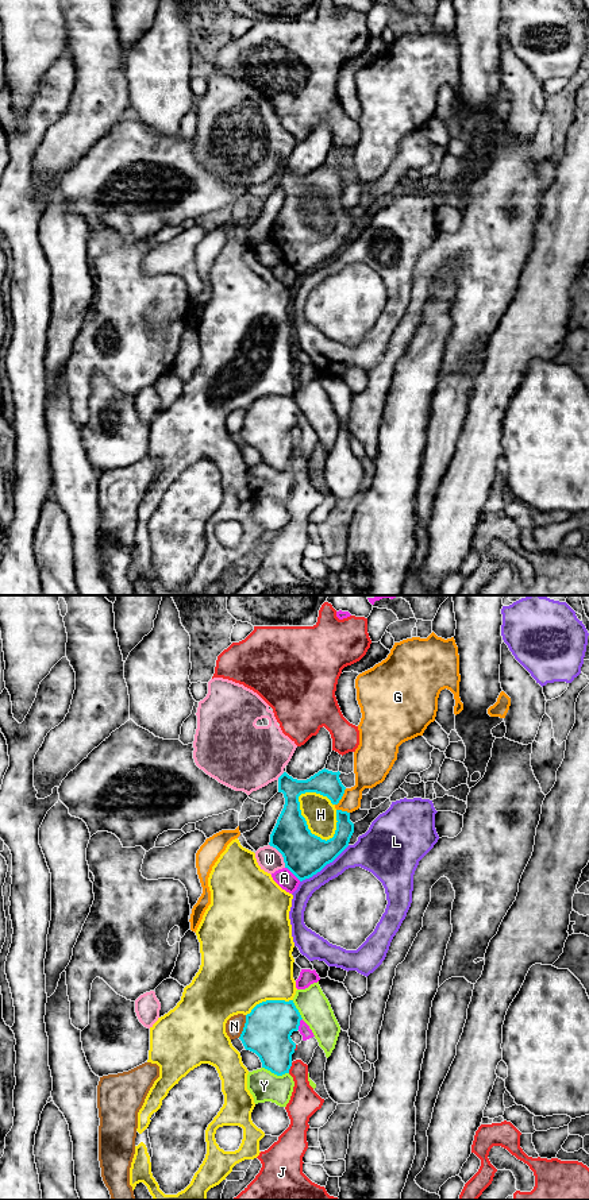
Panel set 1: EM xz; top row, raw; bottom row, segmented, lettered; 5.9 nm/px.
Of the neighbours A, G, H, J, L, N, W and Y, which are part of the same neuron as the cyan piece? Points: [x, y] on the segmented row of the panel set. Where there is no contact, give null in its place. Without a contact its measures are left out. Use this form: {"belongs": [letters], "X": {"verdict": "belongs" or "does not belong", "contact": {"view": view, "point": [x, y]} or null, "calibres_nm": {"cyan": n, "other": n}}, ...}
{"belongs": [], "A": {"verdict": "does not belong", "contact": {"view": "xz", "point": [293, 874]}, "calibres_nm": {"cyan": 260, "other": 110}}, "G": {"verdict": "does not belong", "contact": {"view": "xz", "point": [342, 795]}, "calibres_nm": {"cyan": 160, "other": 200}}, "H": {"verdict": "does not belong", "contact": {"view": "xz", "point": [304, 820]}, "calibres_nm": {"cyan": 260, "other": 190}}, "J": {"verdict": "does not belong", "contact": {"view": "xz", "point": [289, 1068]}, "calibres_nm": {"cyan": 280, "other": 180}}, "L": {"verdict": "does not belong", "contact": {"view": "xz", "point": [324, 865]}, "calibres_nm": {"cyan": 260, "other": 170}}, "N": {"verdict": "does not belong", "contact": {"view": "xz", "point": [245, 1026]}, "calibres_nm": {"cyan": 280, "other": 110}}, "W": {"verdict": "does not belong", "contact": {"view": "xz", "point": [281, 853]}, "calibres_nm": {"cyan": 260, "other": 150}}, "Y": {"verdict": "does not belong", "contact": {"view": "xz", "point": [276, 1073]}, "calibres_nm": {"cyan": 280, "other": 180}}}

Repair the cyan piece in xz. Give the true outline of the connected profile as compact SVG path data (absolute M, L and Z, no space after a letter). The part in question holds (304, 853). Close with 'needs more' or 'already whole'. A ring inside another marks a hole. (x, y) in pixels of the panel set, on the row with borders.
M322 769L307 780L297 780L284 772L278 778L278 792L284 794L285 804L270 834L269 845L284 857L288 868L300 881L312 877L332 863L347 846L354 833L350 813L336 810L336 830L332 838L322 840L311 833L301 815L299 796L316 792L338 804L346 787L339 779L340 772Z; already whole

